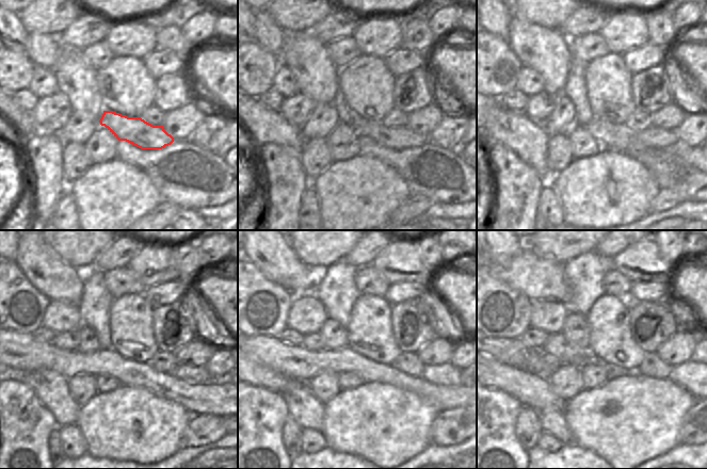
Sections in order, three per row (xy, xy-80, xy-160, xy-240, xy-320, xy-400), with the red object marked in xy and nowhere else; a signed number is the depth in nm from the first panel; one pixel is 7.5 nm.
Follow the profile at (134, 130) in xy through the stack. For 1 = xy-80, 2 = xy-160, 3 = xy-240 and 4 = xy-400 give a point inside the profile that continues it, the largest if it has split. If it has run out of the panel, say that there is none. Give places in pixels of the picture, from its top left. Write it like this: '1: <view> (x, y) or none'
1: xy-80 (399, 136)
2: xy-160 (654, 138)
3: xy-240 (190, 374)
4: xy-400 (693, 376)

